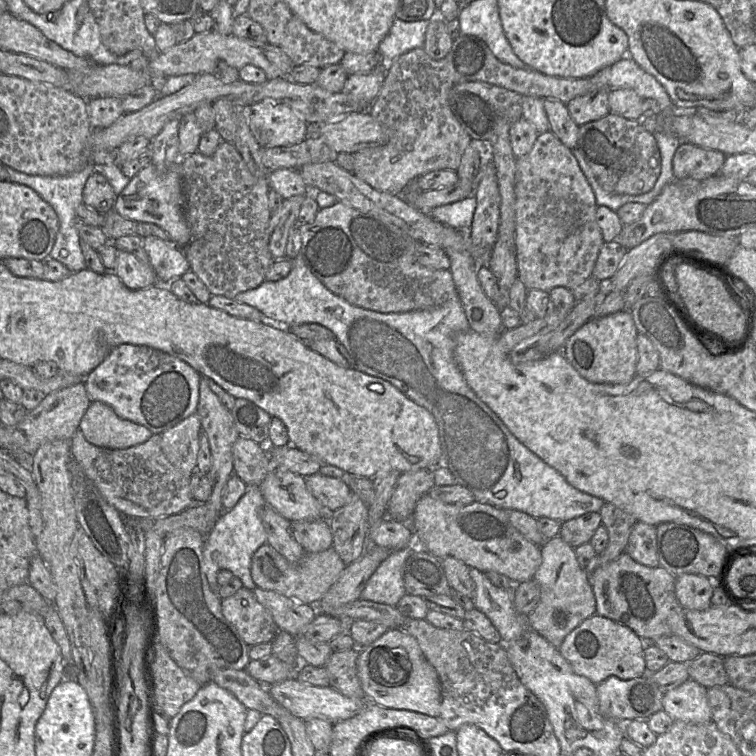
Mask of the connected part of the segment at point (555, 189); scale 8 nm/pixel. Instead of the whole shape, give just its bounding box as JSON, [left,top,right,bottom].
[515,130,604,292]

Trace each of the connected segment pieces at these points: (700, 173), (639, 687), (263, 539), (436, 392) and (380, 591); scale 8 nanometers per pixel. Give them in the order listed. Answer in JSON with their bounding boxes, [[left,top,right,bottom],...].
[[673,142,726,179],[597,675,664,723],[203,487,267,594],[234,255,604,523],[359,534,424,606]]

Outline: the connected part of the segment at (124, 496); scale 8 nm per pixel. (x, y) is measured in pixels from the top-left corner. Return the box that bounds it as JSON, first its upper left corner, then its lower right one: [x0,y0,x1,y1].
[70,429,195,518]

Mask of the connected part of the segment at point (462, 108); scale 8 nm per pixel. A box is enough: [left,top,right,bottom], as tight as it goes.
[448,81,522,141]

